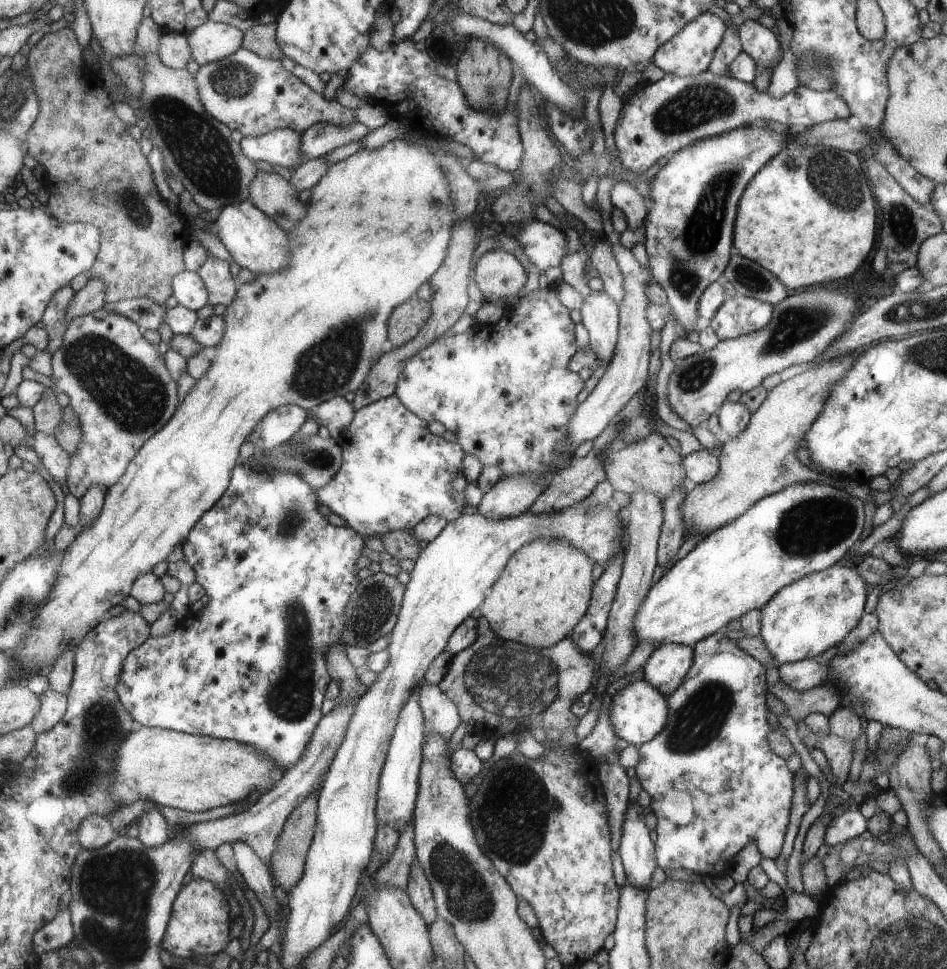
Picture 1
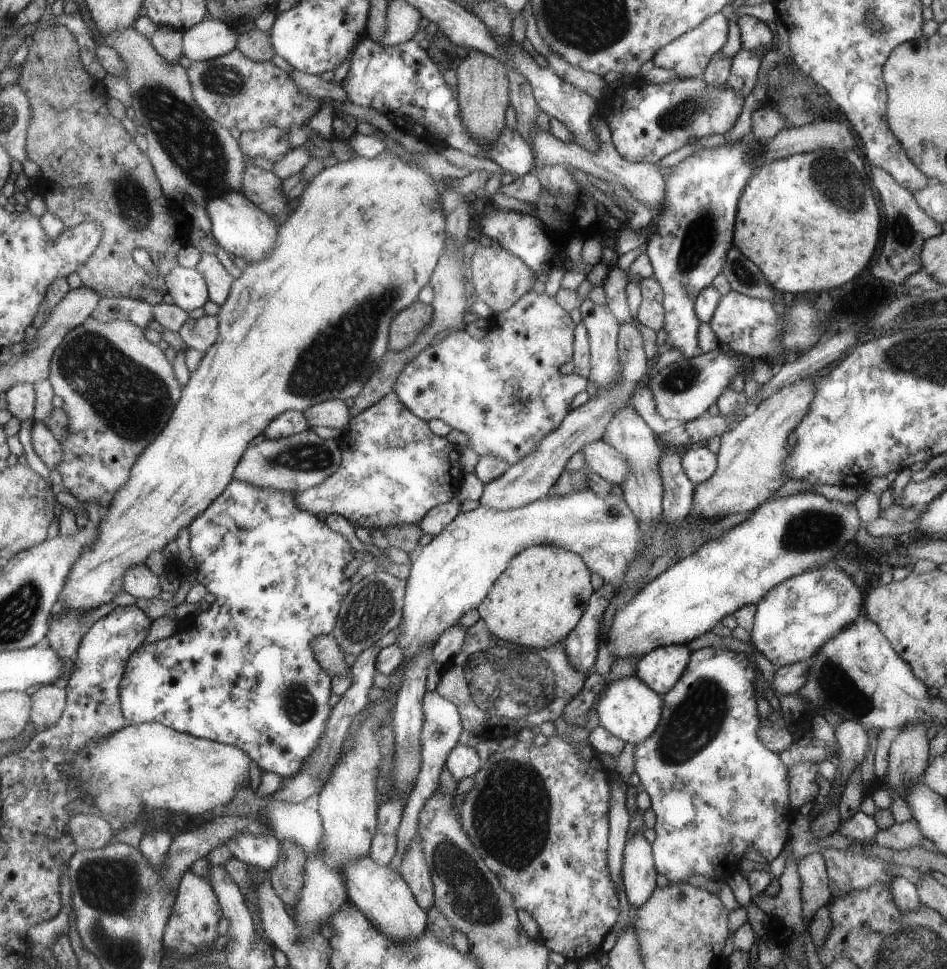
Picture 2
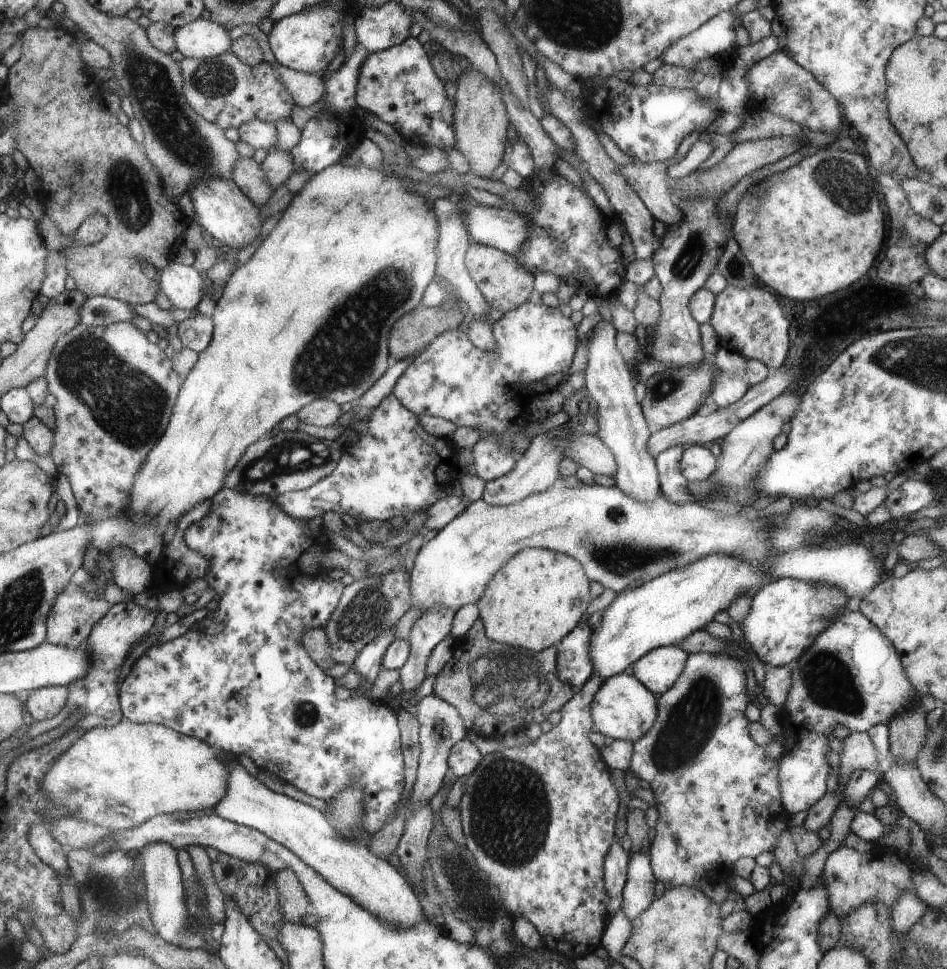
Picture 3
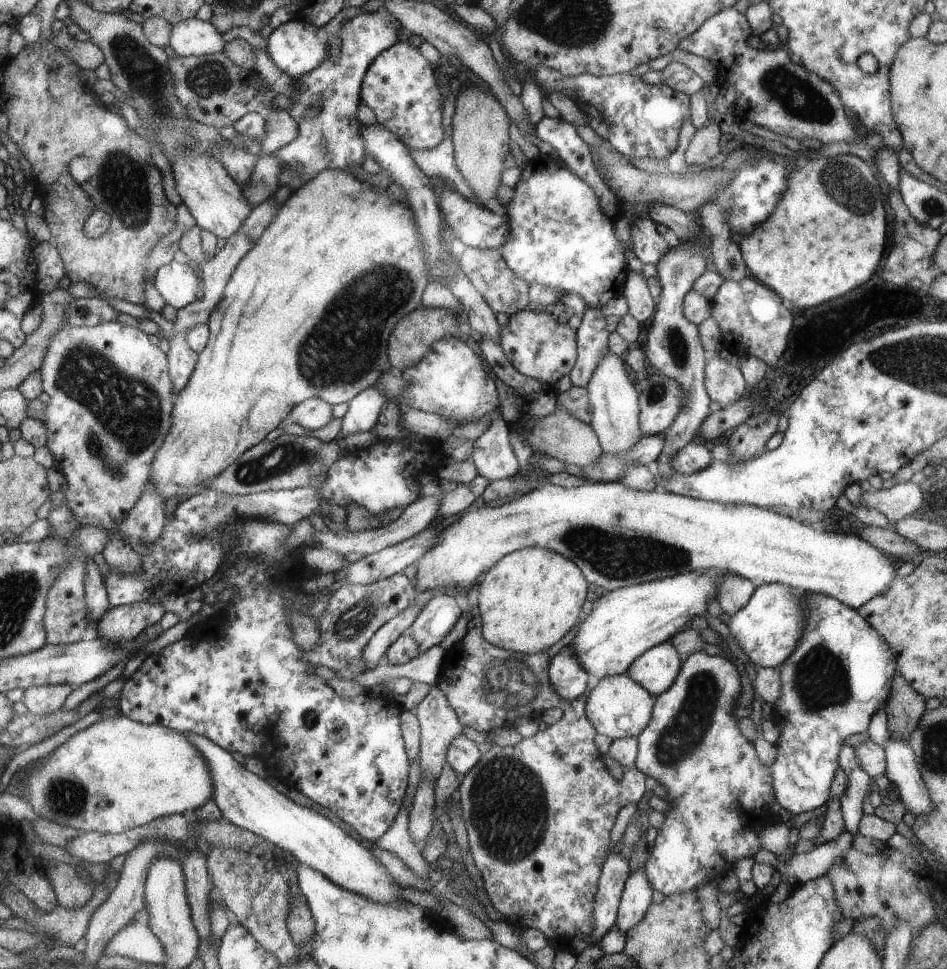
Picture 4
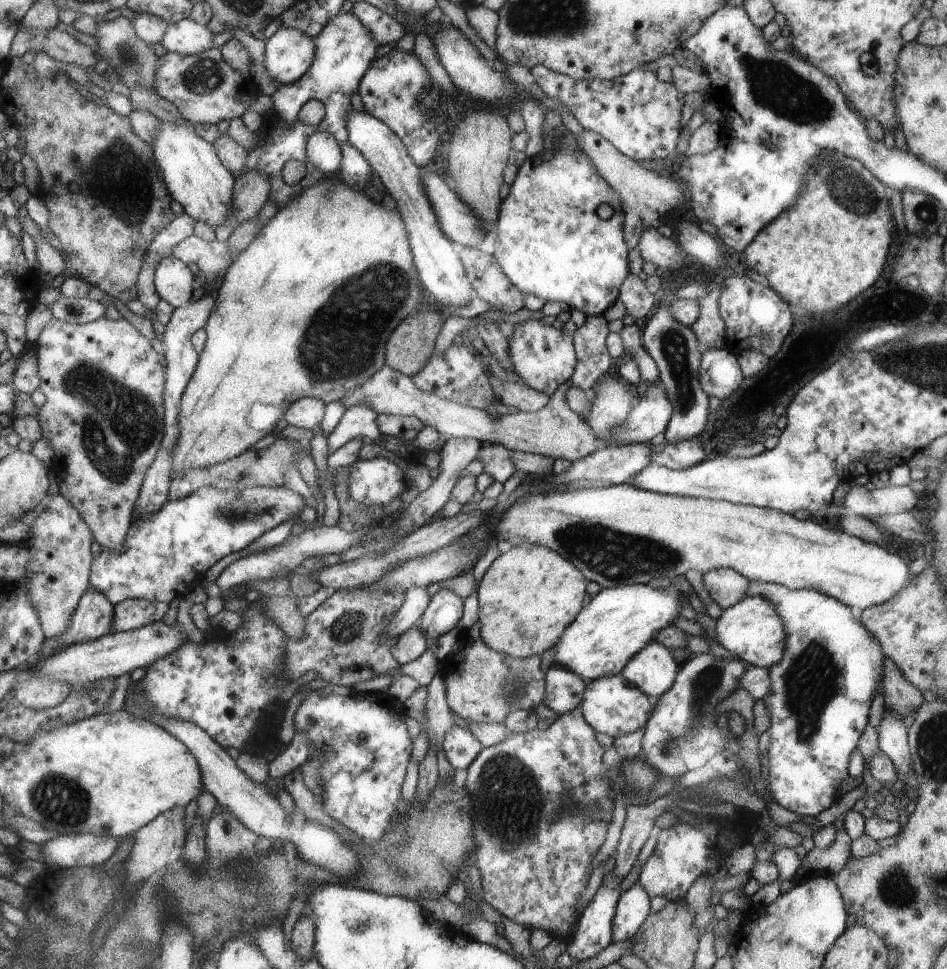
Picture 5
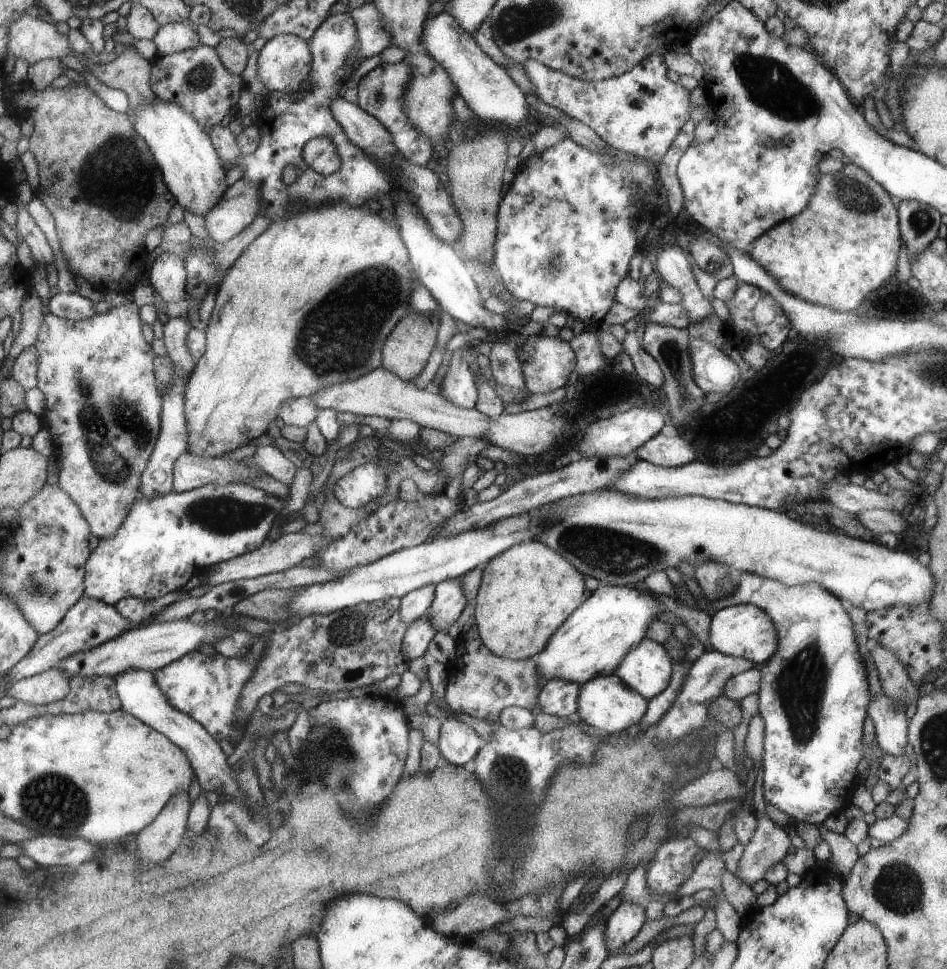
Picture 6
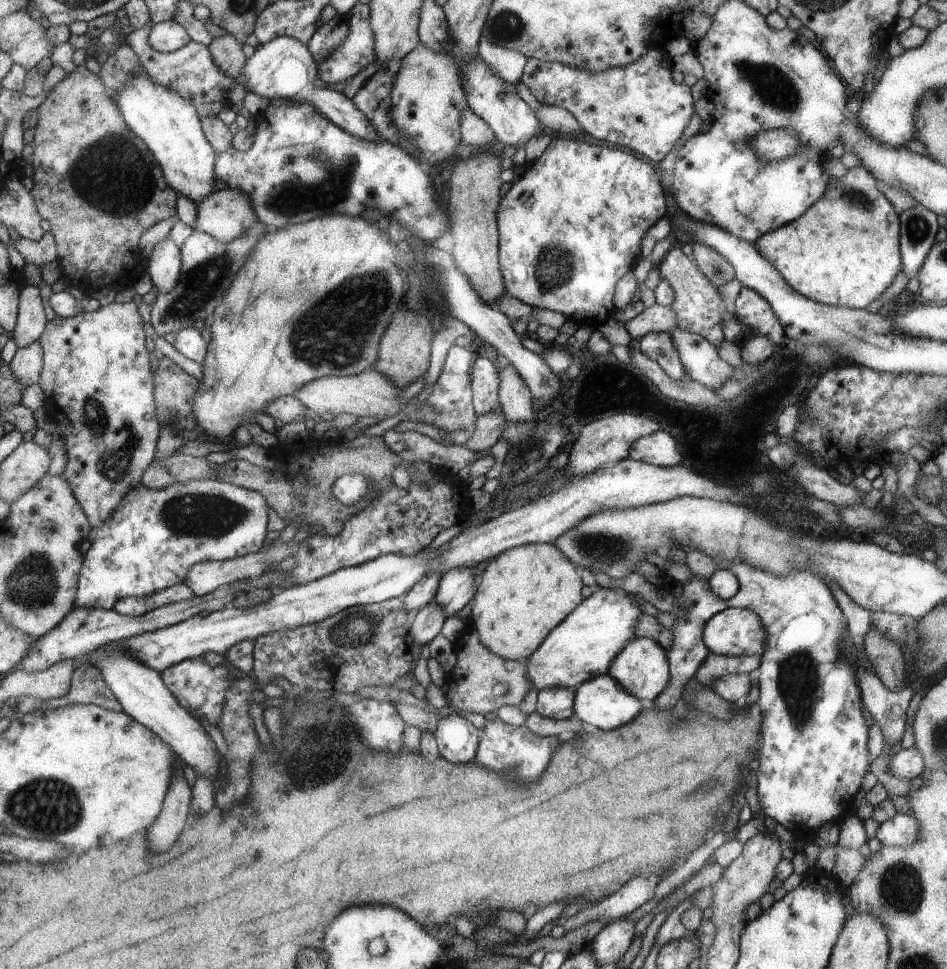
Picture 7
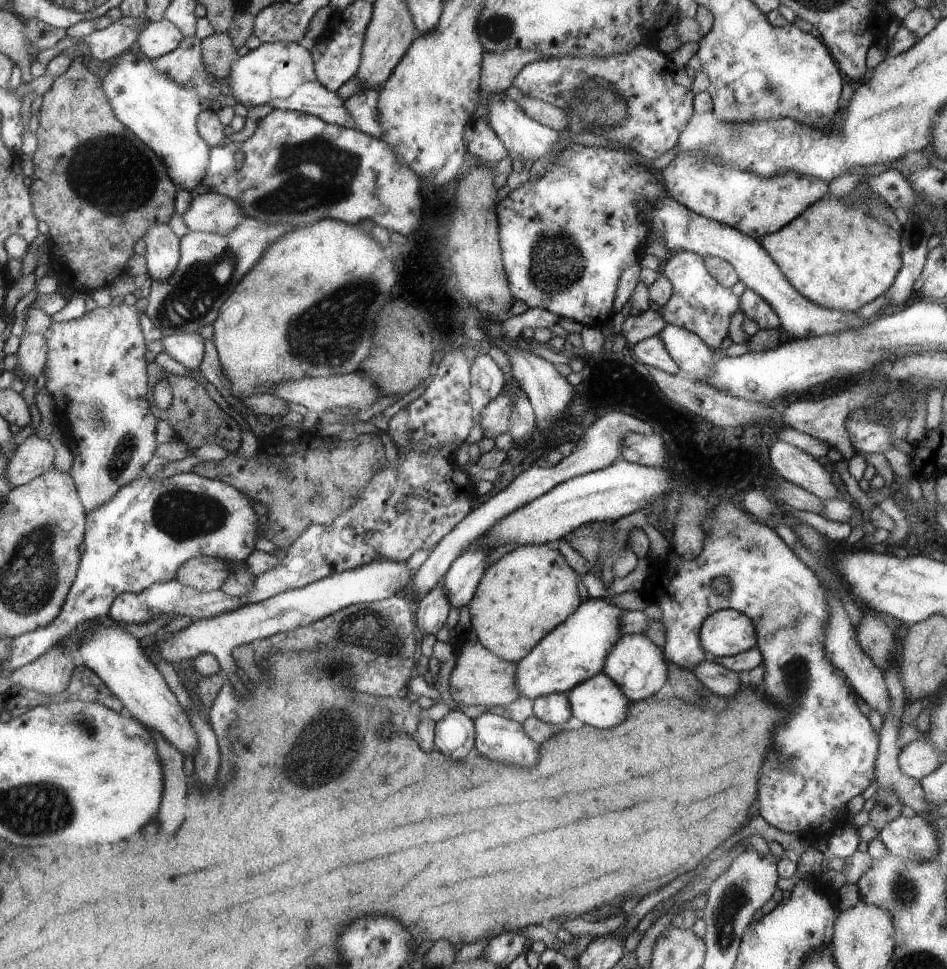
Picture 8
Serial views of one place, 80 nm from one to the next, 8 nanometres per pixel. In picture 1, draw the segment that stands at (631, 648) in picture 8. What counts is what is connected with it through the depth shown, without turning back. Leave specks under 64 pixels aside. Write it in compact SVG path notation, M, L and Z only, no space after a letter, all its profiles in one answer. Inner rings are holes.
M660 644L642 667L643 678L668 697L684 683L693 666L693 658L693 647Z

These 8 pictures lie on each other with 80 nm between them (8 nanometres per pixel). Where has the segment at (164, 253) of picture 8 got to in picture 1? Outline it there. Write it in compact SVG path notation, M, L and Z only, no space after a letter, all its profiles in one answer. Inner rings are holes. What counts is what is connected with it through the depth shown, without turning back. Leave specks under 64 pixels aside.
M181 272L173 278L173 295L178 301L178 305L190 310L200 310L209 297L208 289L197 272Z

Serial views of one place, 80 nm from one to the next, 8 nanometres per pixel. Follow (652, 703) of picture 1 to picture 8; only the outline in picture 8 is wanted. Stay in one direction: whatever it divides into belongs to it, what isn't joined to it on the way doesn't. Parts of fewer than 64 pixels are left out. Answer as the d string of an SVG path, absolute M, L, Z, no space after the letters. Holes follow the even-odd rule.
M602 672L568 690L571 714L596 728L614 728L628 716L630 700L622 688Z

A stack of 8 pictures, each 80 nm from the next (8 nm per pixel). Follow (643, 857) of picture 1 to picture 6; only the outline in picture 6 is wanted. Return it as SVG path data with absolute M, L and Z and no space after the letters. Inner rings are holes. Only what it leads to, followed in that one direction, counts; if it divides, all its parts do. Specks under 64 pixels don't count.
M622 901L607 918L605 939L607 952L619 951L636 934L646 919L646 907L630 901Z

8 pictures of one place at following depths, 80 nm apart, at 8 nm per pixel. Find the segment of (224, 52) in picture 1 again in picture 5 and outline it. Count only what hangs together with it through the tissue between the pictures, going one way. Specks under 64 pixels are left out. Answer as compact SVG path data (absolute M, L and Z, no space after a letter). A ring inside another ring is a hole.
M189 18L182 19L168 24L161 44L168 53L197 55L214 47L214 35L207 24L198 24Z

